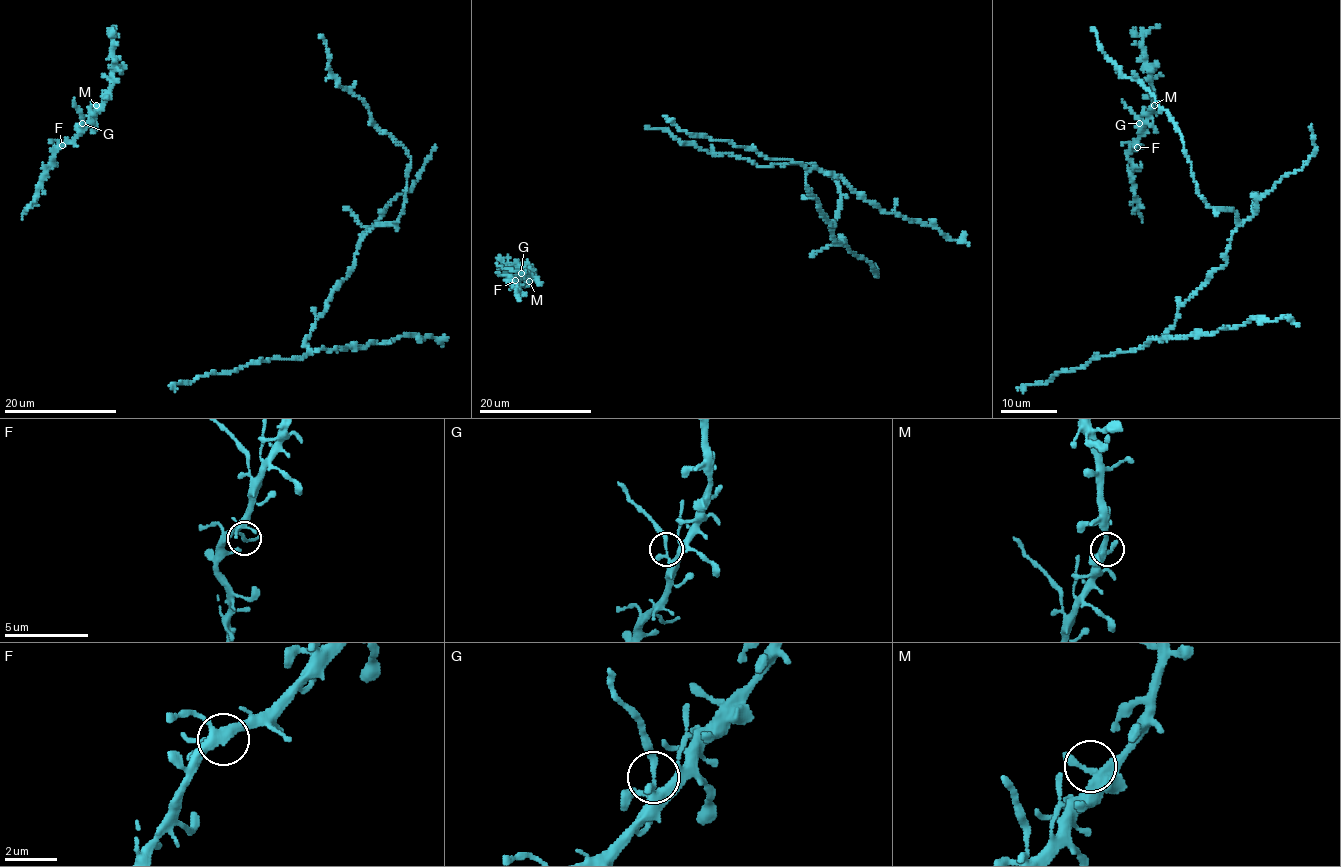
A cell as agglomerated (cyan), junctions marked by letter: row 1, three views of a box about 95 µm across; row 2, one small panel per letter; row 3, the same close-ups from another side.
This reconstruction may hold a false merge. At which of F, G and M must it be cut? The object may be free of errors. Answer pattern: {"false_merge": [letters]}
{"false_merge": ["G"]}

